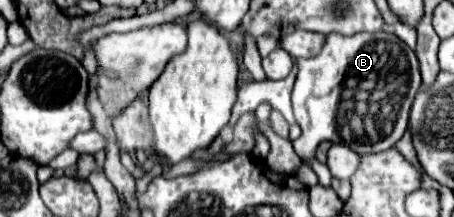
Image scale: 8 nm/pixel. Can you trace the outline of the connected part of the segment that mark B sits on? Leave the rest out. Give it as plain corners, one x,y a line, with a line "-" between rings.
358,32
352,36
328,34
326,44
318,56
298,60
298,76
292,92
292,106
302,136
294,140
294,150
300,158
314,158
316,146
322,140
346,144
358,154
384,152
392,148
406,132
408,112
420,88
420,70
414,50
410,50
398,36
388,32

